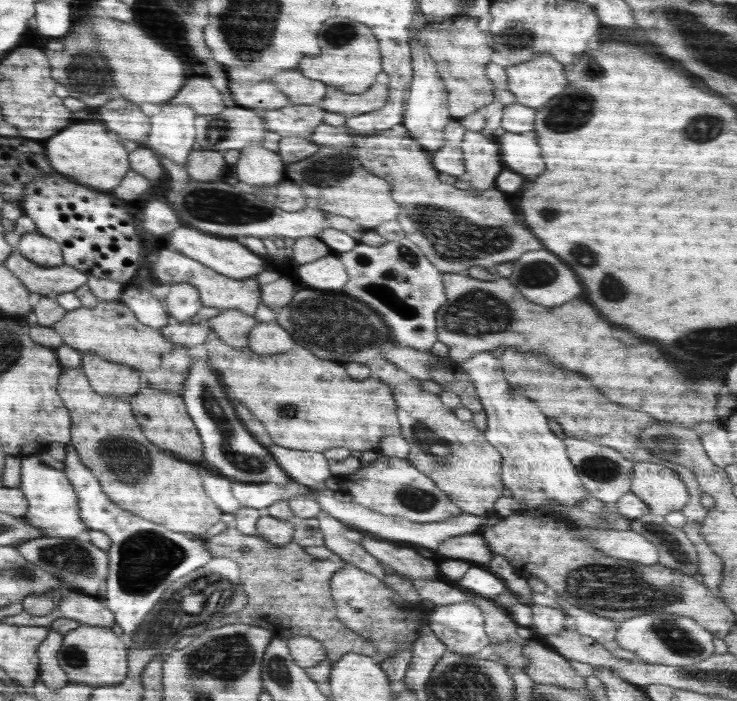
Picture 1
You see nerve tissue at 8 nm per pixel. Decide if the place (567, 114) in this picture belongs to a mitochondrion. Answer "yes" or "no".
yes

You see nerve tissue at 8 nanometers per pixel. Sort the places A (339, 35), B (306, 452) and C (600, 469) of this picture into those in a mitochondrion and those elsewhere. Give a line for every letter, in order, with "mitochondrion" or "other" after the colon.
A: mitochondrion
B: other
C: mitochondrion

